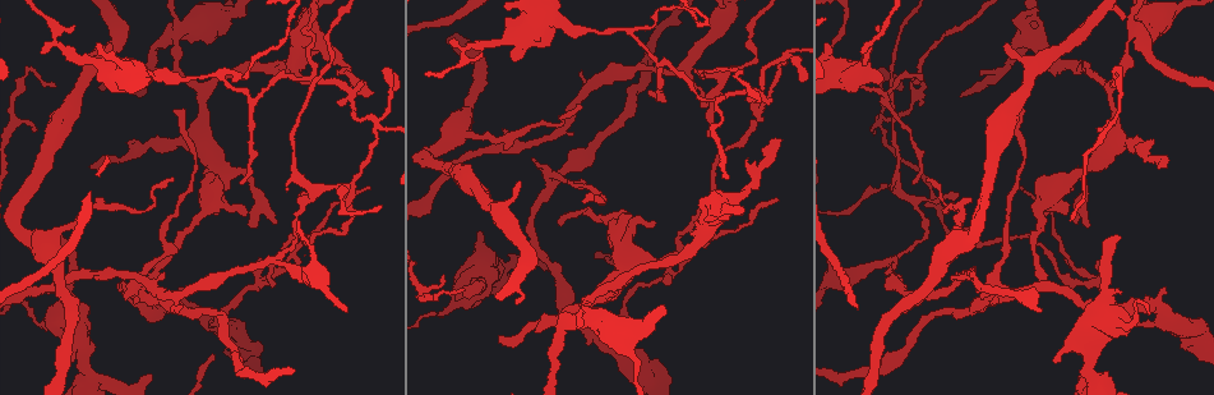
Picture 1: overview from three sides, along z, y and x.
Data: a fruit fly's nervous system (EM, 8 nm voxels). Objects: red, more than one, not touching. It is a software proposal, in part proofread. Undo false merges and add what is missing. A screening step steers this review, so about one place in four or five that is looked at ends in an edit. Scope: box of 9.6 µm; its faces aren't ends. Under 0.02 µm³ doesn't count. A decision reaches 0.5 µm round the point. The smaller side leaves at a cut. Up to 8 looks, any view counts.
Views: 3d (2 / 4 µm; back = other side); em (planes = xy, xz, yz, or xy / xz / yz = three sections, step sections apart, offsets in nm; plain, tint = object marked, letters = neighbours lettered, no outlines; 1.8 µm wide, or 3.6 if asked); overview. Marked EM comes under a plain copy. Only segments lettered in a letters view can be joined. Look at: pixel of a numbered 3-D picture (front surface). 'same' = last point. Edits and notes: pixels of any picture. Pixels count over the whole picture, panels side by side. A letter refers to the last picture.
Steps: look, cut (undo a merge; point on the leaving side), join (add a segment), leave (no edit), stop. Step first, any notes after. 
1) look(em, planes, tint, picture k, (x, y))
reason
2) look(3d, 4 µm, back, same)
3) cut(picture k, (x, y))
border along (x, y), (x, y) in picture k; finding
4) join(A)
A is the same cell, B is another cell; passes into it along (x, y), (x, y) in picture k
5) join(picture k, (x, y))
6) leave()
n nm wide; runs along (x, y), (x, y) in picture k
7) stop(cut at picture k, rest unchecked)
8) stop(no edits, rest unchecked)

look(3d, 2 µm, picture 1, (1120, 237))
an open end

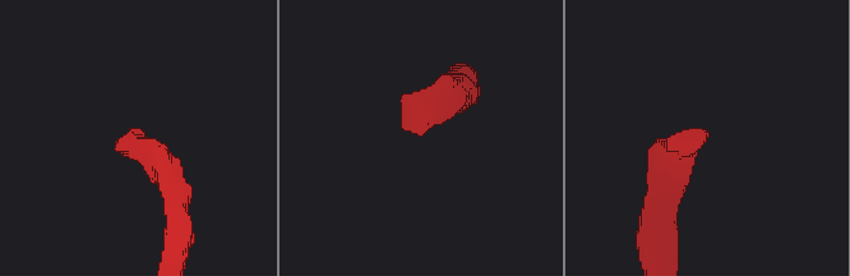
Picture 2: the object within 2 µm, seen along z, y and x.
look(em, xy, step 8, letters, picture 2, (703, 130))

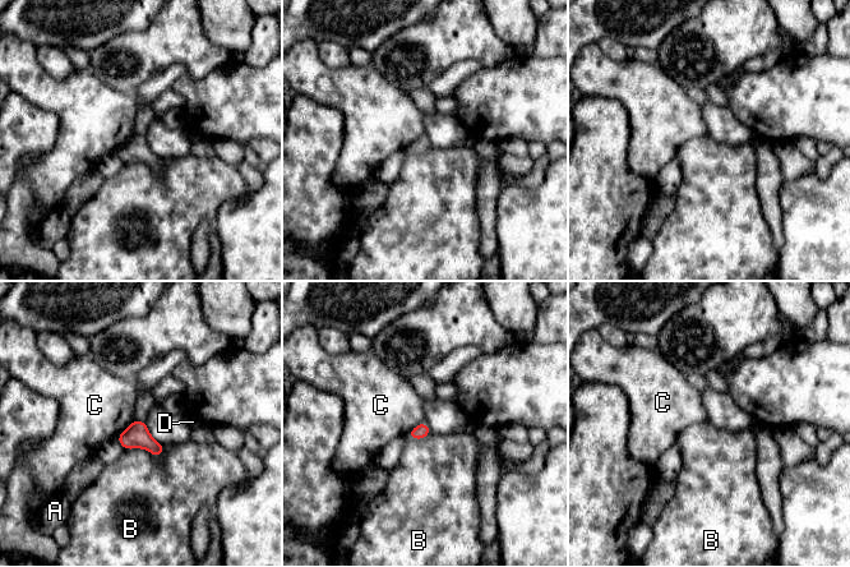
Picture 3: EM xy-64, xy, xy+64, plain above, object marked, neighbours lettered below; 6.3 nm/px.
leave()
A, B, C and D are other cells; border along (135, 418), (116, 437) in picture 3; no lettered segment goes on from it

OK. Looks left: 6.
look(3d, 4 µm, picture 1, (56, 86))
free end

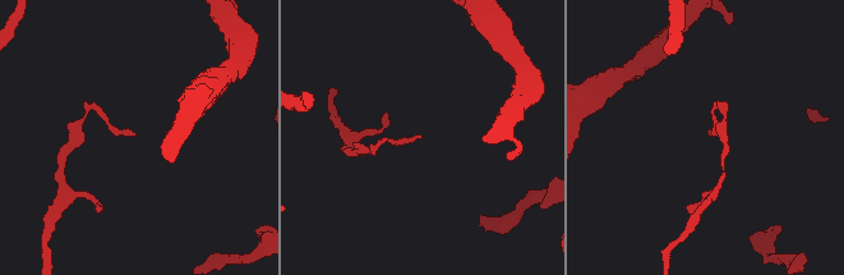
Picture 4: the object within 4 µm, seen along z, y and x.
look(em, planes, tint, picture 4, (134, 132))

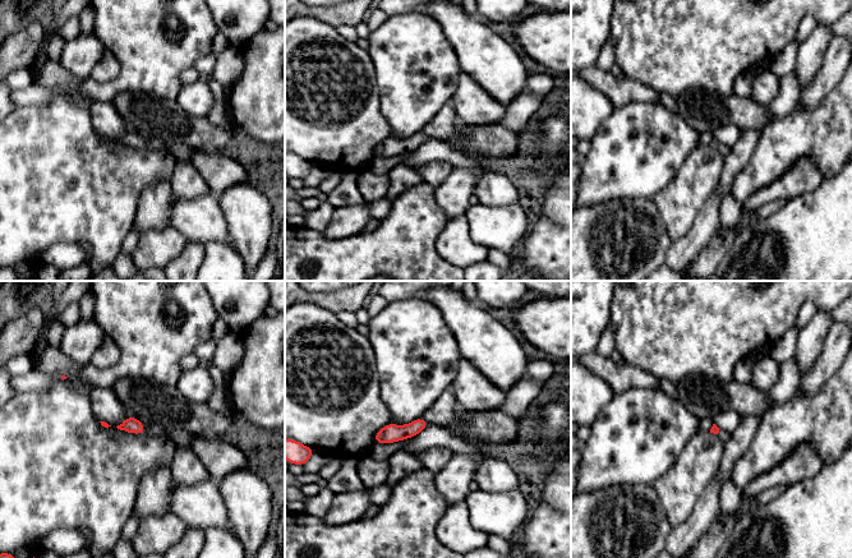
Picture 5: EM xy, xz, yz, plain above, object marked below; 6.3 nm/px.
look(em, planes, letters, same)

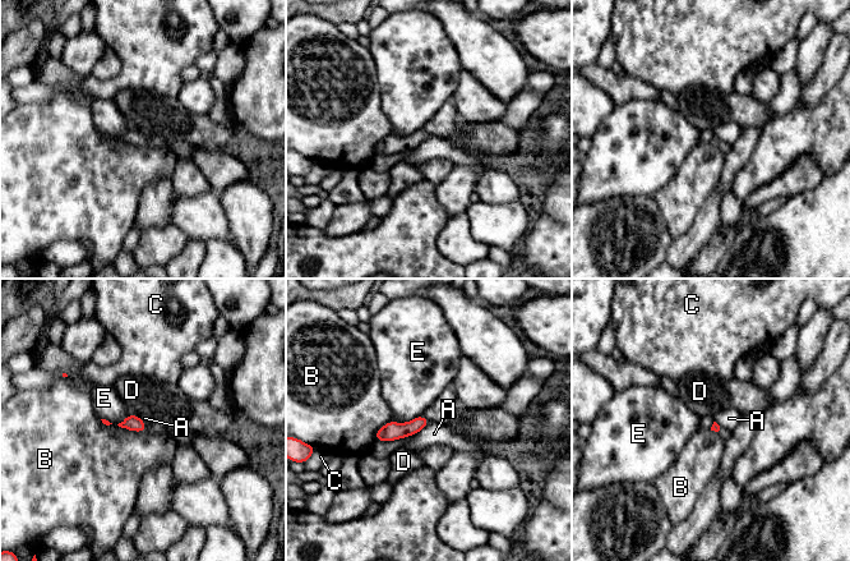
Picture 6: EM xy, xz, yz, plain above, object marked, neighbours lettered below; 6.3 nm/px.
leave()
A, B, C, D and E are other cells; border along (430, 422), (417, 432), (403, 437) in picture 6; none of them fits

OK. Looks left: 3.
look(em, 3.6 µm, yz, step 4, letters, picture 1, (1135, 28))
thin neck

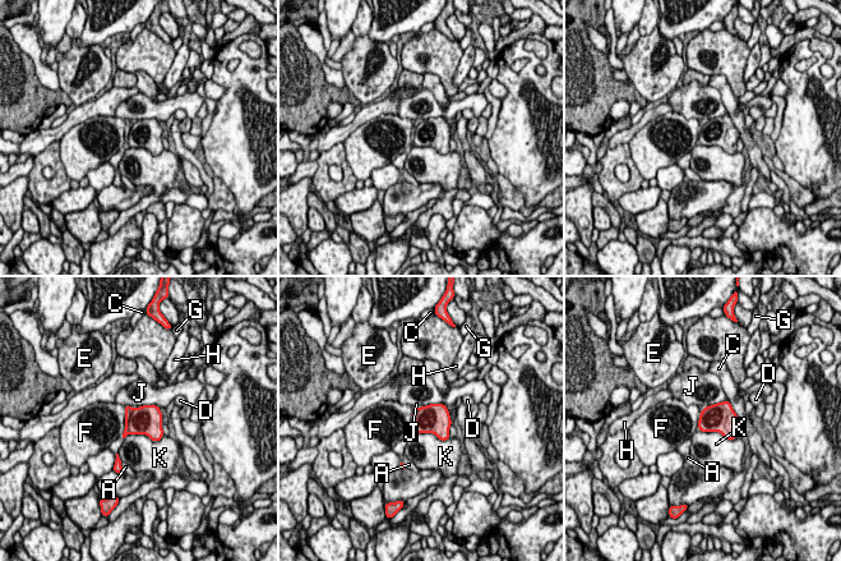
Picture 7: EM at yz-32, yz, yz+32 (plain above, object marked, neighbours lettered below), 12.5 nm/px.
look(em, 3.6 µm, planes, letters, same)

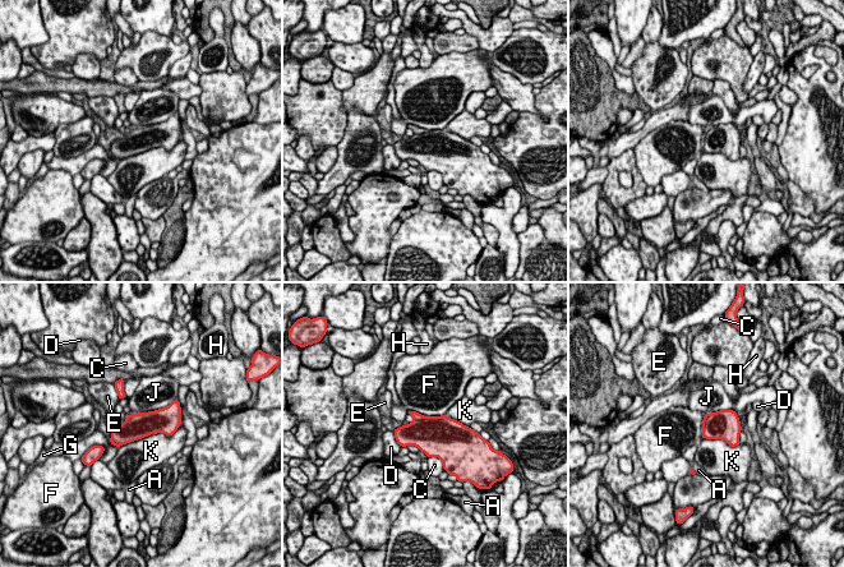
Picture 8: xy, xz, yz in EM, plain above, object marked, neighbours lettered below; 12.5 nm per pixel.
cut(picture 8, (416, 416))
A, C, D, E, F, G, H, J and K are other cells; border along (427, 418), (414, 420) in picture 8; a second neuron is stuck on

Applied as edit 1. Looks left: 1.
stop(cut at picture 8, rest unchecked)

